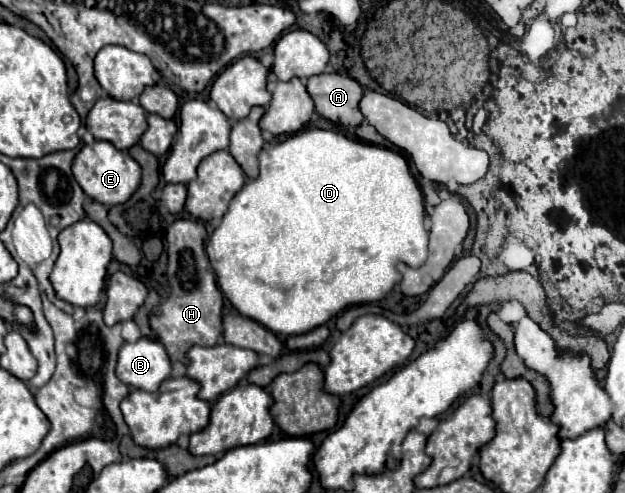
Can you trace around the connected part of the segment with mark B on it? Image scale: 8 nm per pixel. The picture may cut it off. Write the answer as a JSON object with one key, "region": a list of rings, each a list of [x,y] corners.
{"region":[[[141,337],[135,343],[125,343],[119,349],[117,377],[129,387],[157,391],[171,377],[171,361],[161,341]]]}

